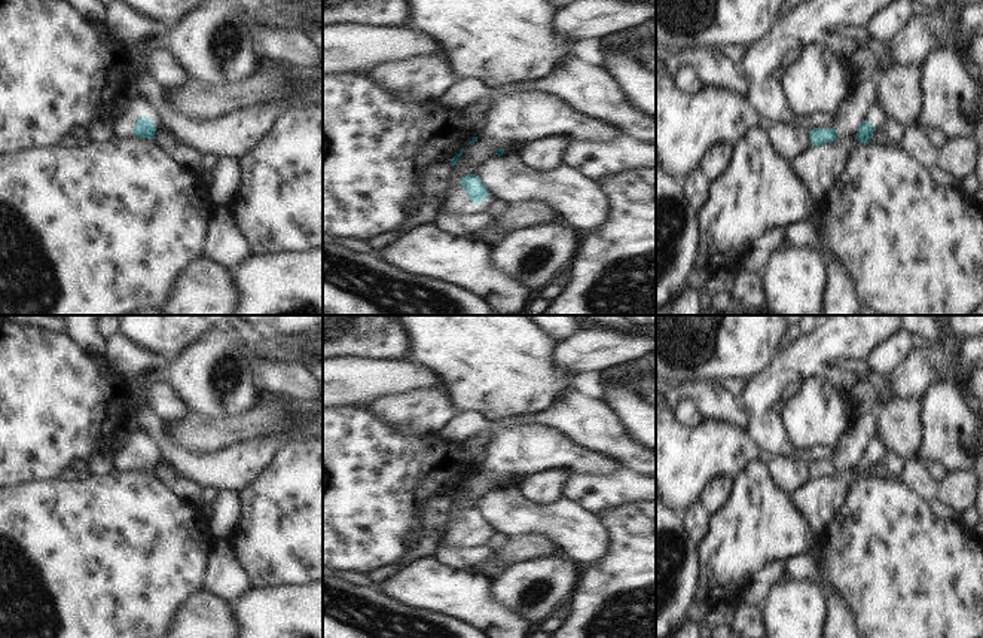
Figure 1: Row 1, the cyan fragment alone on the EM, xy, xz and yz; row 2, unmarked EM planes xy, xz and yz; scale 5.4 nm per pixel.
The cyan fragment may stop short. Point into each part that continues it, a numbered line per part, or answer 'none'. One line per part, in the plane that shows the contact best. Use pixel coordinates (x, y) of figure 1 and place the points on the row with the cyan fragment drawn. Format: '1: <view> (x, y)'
1: xy (122, 127)

